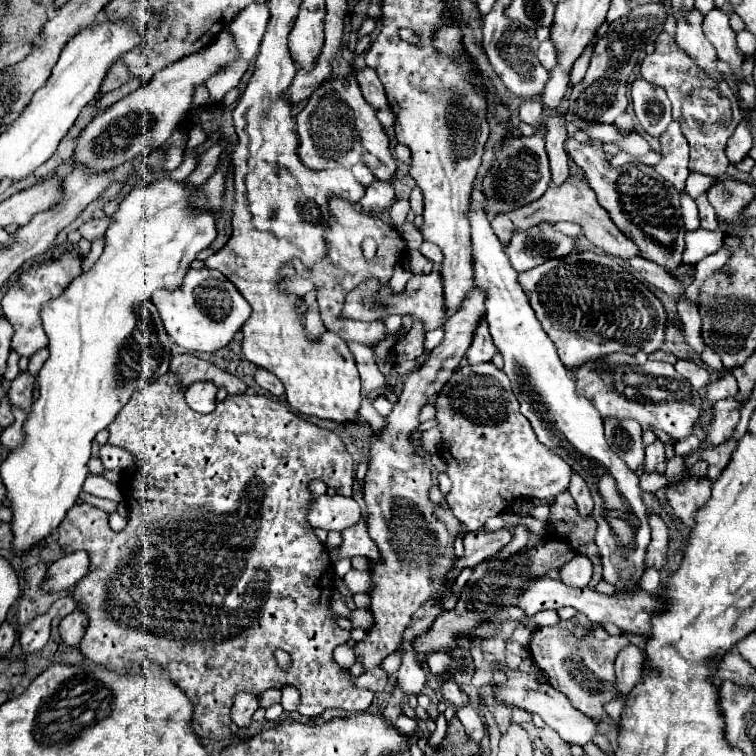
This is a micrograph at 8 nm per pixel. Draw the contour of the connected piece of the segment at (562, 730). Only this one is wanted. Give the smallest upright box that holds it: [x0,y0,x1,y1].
[497,667,599,745]

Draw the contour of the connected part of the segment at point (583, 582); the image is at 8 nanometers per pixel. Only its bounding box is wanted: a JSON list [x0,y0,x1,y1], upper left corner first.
[559,553,591,587]

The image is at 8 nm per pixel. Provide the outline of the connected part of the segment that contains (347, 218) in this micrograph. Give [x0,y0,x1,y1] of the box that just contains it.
[295,197,405,349]

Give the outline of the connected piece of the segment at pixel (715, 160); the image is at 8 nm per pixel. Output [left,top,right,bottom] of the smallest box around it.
[683,105,743,177]

